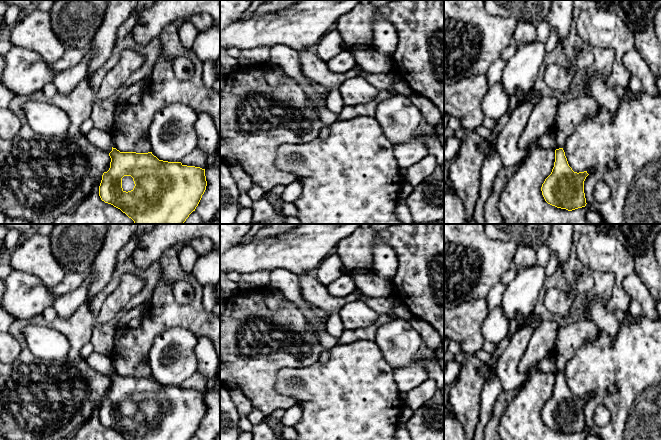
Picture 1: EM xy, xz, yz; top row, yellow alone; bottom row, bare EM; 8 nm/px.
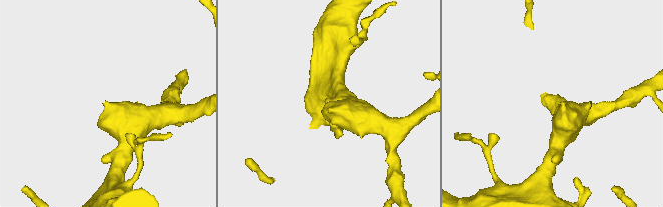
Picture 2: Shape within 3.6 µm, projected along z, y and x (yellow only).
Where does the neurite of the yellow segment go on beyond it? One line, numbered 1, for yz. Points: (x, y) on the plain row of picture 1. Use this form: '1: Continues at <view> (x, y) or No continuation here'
1: No continuation here

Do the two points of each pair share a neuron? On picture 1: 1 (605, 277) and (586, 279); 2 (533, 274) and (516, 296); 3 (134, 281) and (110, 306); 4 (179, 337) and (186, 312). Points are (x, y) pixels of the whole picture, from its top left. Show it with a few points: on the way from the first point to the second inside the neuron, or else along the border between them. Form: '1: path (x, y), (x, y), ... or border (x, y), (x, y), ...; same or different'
1: border (592, 277), (583, 273), (577, 280); different
2: path (531, 279), (521, 291); same
3: path (128, 287), (116, 300); same
4: border (159, 333), (174, 327), (184, 327), (197, 339); different

